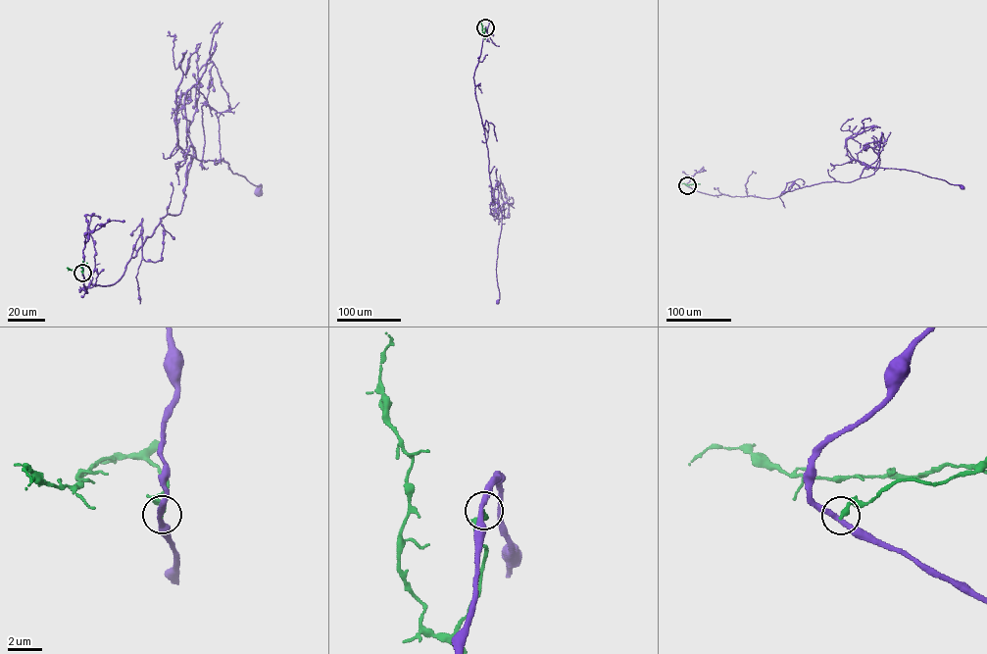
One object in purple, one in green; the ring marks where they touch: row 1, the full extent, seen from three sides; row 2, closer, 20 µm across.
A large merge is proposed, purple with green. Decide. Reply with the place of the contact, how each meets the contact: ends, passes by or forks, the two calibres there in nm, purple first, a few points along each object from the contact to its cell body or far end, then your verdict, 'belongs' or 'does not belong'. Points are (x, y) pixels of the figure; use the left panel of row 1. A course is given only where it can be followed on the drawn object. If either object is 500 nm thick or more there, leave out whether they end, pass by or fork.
place (82, 273); purple passes by; green ends; calibres 280 and 280 nm; course purple (82, 273), (79, 291), (120, 279), (161, 219), (180, 213), (192, 157), (223, 158), (258, 192); course green (82, 273), (80, 267), (68, 271); does not belong

